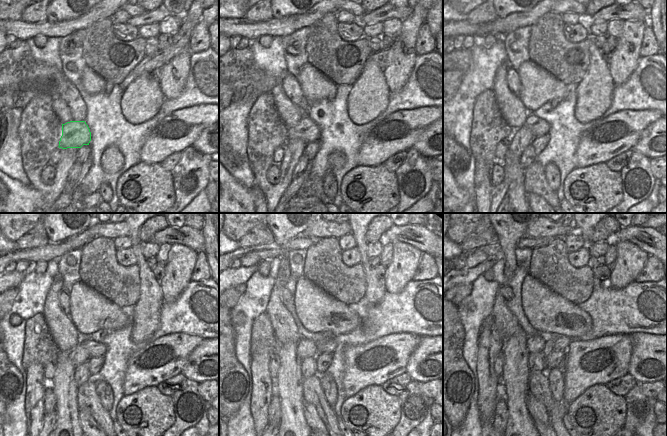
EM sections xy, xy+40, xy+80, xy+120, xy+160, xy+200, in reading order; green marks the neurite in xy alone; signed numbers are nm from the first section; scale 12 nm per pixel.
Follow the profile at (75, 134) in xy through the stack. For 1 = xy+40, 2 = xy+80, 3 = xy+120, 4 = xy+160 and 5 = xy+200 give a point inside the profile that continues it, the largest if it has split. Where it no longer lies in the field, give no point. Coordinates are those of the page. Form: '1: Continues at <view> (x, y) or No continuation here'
1: Continues at xy+40 (306, 129)
2: Continues at xy+80 (539, 127)
3: Continues at xy+120 (95, 349)
4: Continues at xy+160 (329, 346)
5: Continues at xy+200 (562, 343).

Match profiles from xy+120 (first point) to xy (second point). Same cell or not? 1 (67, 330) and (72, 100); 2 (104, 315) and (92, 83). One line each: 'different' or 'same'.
1: different
2: same

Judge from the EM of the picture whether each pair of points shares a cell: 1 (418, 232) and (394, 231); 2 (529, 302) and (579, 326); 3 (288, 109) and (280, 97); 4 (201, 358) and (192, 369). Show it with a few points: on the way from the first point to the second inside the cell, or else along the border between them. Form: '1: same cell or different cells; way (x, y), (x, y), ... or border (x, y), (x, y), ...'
1: same cell; way (412, 232), (400, 232)
2: same cell; way (541, 306), (548, 312), (561, 312), (567, 317)
3: same cell; way (285, 106), (281, 100)
4: same cell; way (200, 361), (195, 366)

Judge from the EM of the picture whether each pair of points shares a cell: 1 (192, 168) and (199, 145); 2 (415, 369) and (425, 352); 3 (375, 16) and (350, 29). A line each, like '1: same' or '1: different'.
1: different
2: same
3: different

